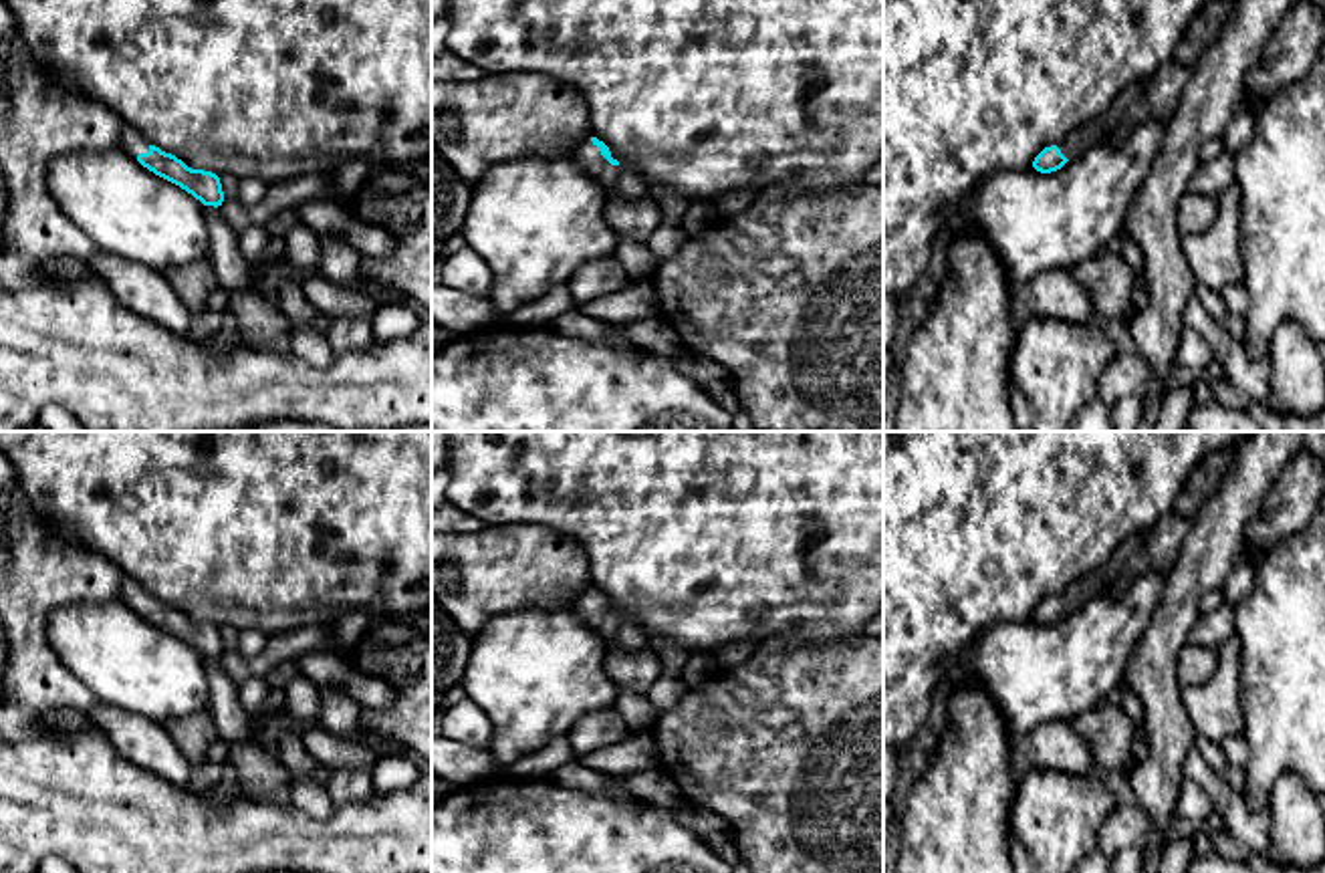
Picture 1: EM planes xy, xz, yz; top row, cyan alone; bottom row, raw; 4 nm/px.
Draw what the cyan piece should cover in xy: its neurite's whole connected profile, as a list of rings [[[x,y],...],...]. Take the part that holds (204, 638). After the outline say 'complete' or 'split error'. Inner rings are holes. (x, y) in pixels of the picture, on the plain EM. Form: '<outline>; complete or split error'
[[[125,577],[121,599],[155,627],[179,637],[204,657],[222,657],[224,643],[220,629],[212,623],[192,621],[171,605],[151,597],[137,581]]]; split error

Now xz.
[[[597,589],[581,593],[575,599],[575,609],[583,623],[607,641],[609,649],[635,651],[647,647],[647,633],[613,611],[609,599]]]; split error

